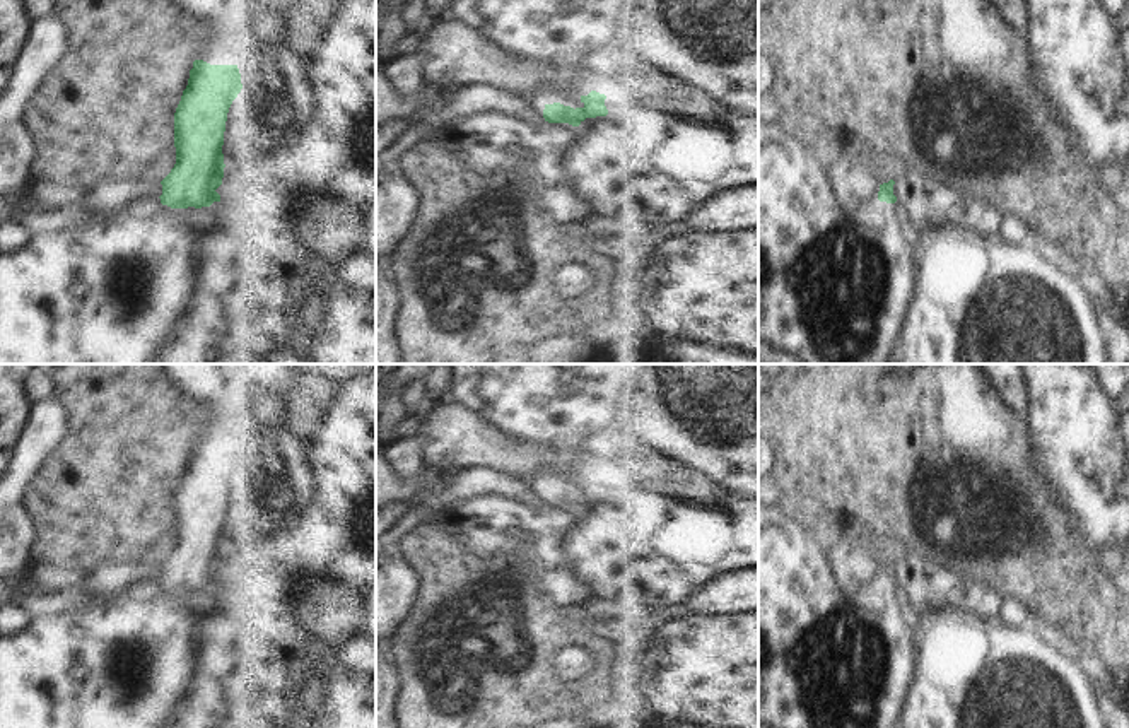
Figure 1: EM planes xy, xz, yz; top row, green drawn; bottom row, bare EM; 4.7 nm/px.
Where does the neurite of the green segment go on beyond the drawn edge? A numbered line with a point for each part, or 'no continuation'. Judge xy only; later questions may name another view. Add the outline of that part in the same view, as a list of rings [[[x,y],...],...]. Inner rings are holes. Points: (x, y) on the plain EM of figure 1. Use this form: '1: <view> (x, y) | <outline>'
1: xy (125, 663) | [[[161,588],[149,602],[121,595],[61,615],[31,617],[22,632],[0,637],[0,728],[162,728],[193,673],[198,612],[207,607],[198,593]]]

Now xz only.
1: xz (571, 481) | [[[564,468],[557,470],[555,473],[540,475],[529,485],[536,489],[536,492],[543,497],[547,487],[560,485],[570,490],[584,490],[581,484],[584,477],[574,472],[565,472]]]

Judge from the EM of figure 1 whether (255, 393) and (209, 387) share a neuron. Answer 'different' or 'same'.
same

